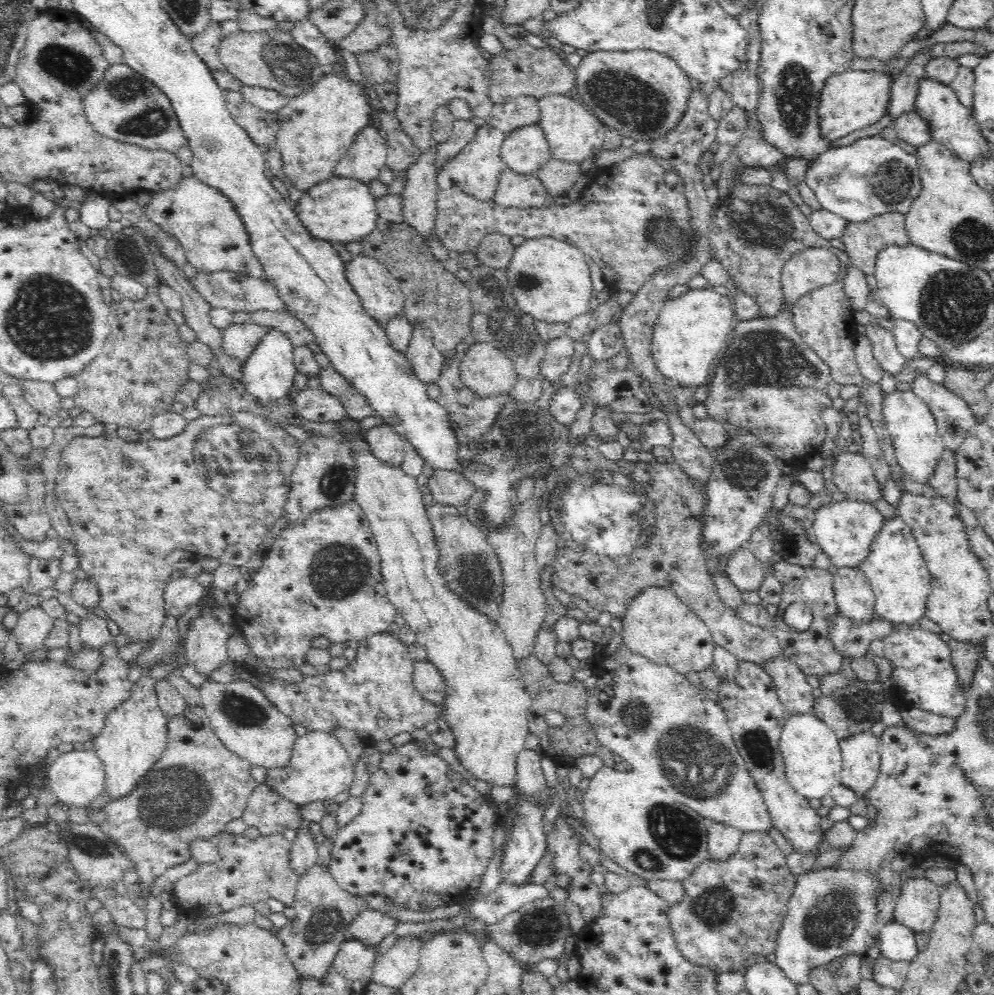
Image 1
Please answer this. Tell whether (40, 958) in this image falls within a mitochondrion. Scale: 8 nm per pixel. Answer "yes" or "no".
no

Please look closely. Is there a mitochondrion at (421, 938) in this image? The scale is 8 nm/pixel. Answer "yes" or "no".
no

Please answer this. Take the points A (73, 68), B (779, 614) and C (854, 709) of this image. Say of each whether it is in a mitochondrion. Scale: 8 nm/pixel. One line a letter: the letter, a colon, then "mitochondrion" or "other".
A: mitochondrion
B: other
C: mitochondrion

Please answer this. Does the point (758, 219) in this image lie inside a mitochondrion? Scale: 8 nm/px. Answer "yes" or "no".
yes

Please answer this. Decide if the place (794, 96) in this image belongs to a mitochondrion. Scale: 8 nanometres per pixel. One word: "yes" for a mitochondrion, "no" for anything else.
yes

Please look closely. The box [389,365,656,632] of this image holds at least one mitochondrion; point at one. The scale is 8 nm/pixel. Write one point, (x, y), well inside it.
(502, 443)

